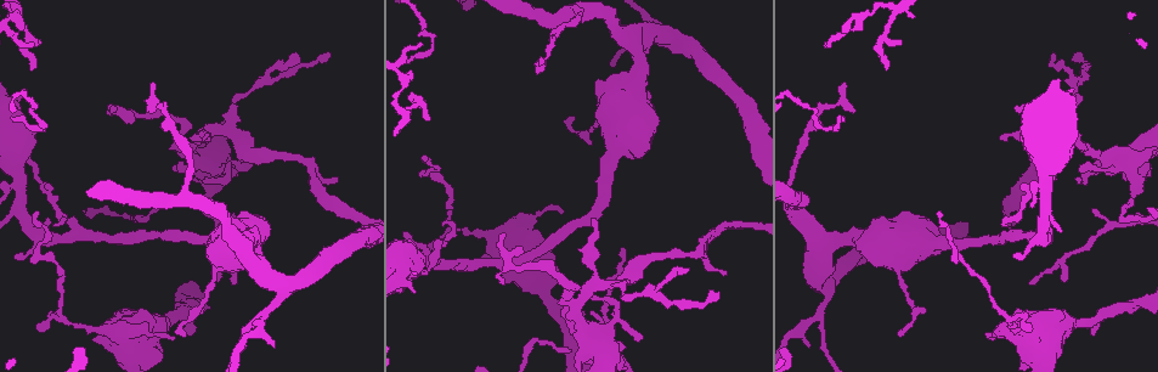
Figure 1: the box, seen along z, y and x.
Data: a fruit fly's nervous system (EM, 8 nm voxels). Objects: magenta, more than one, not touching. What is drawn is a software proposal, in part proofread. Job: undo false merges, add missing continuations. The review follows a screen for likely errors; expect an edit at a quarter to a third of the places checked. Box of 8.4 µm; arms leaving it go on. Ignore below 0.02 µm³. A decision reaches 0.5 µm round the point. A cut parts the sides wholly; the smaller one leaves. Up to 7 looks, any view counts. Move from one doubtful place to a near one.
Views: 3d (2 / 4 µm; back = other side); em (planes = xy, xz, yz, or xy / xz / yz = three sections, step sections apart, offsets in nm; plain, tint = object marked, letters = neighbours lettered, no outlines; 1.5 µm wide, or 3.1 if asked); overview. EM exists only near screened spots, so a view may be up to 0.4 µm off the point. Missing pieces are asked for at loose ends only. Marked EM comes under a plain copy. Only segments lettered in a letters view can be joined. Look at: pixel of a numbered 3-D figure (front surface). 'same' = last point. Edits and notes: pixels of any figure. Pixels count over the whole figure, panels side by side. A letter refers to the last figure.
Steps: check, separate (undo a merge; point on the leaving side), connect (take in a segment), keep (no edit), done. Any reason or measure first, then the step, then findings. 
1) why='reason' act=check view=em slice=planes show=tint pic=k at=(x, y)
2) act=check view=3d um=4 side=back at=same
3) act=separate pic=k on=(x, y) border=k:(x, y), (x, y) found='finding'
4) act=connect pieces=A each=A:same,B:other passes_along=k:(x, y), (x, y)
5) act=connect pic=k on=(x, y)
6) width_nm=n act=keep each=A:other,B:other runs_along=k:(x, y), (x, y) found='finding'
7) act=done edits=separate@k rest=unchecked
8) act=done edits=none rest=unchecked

why='thin end' act=check view=em slice=planes show=tint pic=1 at=(501, 282)

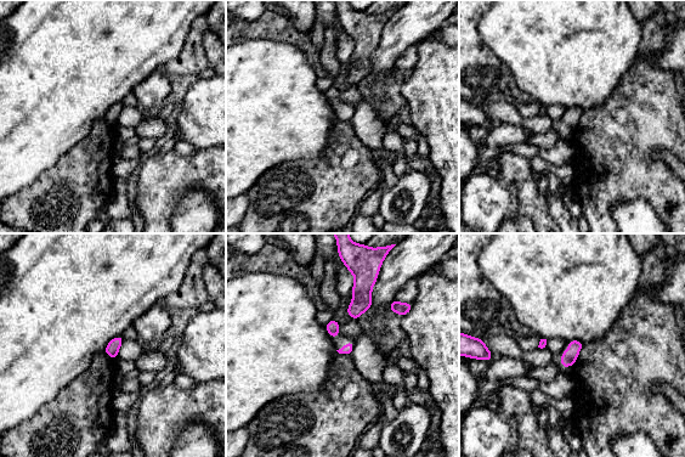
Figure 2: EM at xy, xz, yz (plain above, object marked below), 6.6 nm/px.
why='what lies round it' act=check view=em slice=planes show=letters at=same

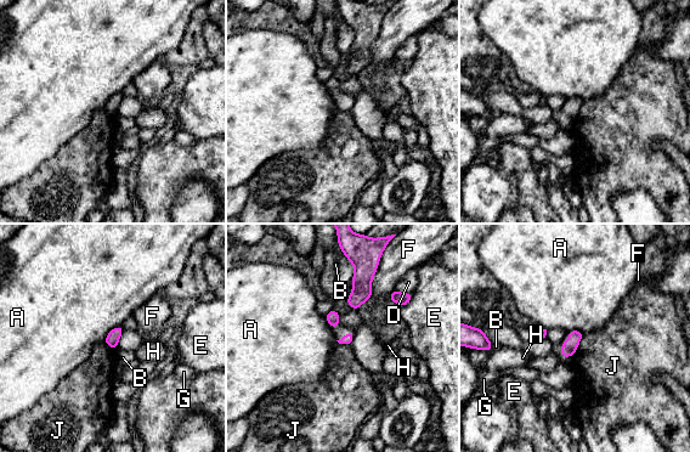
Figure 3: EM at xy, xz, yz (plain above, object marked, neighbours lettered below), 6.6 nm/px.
width_nm=80 longest_contact=F:240nm act=keep each=A:other,B:other,D:other,E:other,F:other,G:other,H:other,J:other found='none of them fits'

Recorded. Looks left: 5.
why='thin end' act=check view=em slice=planes show=letters pic=1 at=(443, 224)

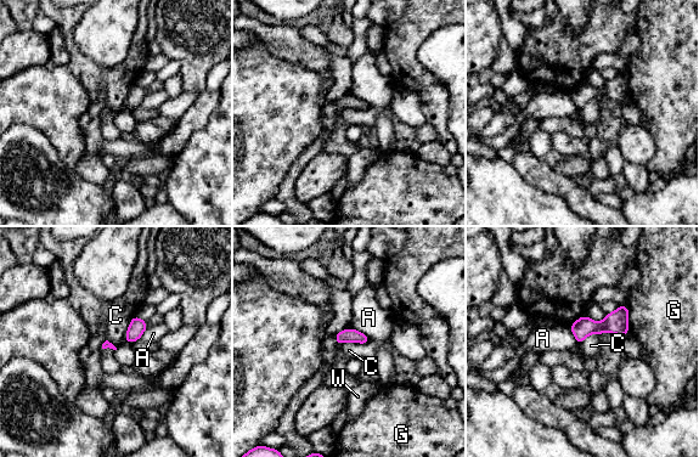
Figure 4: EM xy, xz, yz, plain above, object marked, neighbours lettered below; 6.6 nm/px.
act=keep each=A:other,C:other,G:other,W:other border=4:(134, 315), (125, 334), (127, 343) found='no lettered segment goes on from it'

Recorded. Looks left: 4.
why='thick end' act=check view=em slice=planes show=letters pic=1 at=(1125, 177)

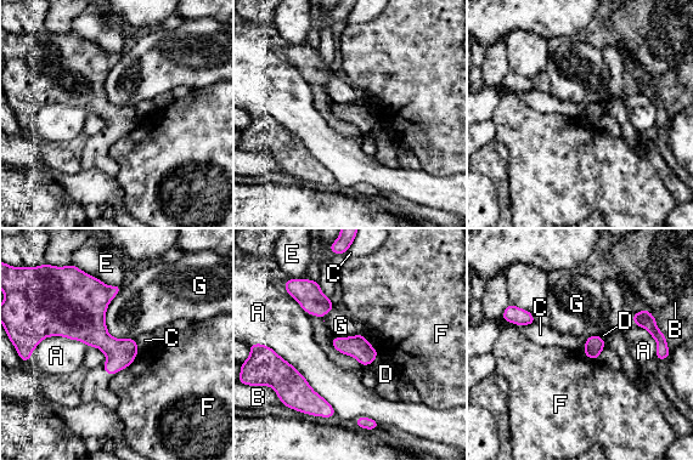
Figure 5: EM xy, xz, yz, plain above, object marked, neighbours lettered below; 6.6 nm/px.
longest_contact=A:650nm act=keep each=A:other,B:other,C:other,D:other,E:other,F:other,G:other found='no lettered segment goes on from it'

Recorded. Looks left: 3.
act=done edits=none rest=unchecked

